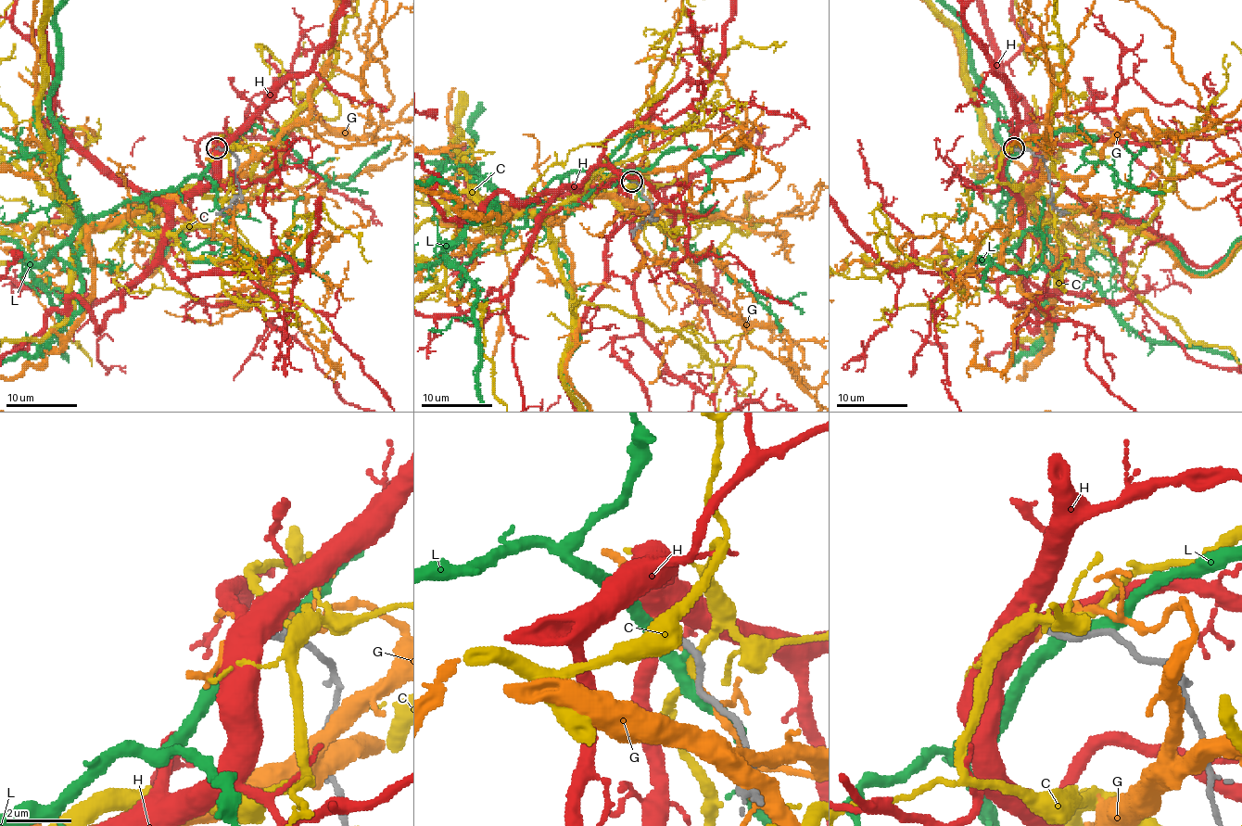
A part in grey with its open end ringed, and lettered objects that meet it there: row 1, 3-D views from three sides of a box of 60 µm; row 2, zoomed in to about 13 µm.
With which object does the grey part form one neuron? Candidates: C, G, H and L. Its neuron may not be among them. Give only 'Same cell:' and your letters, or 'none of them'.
Same cell: none of them

